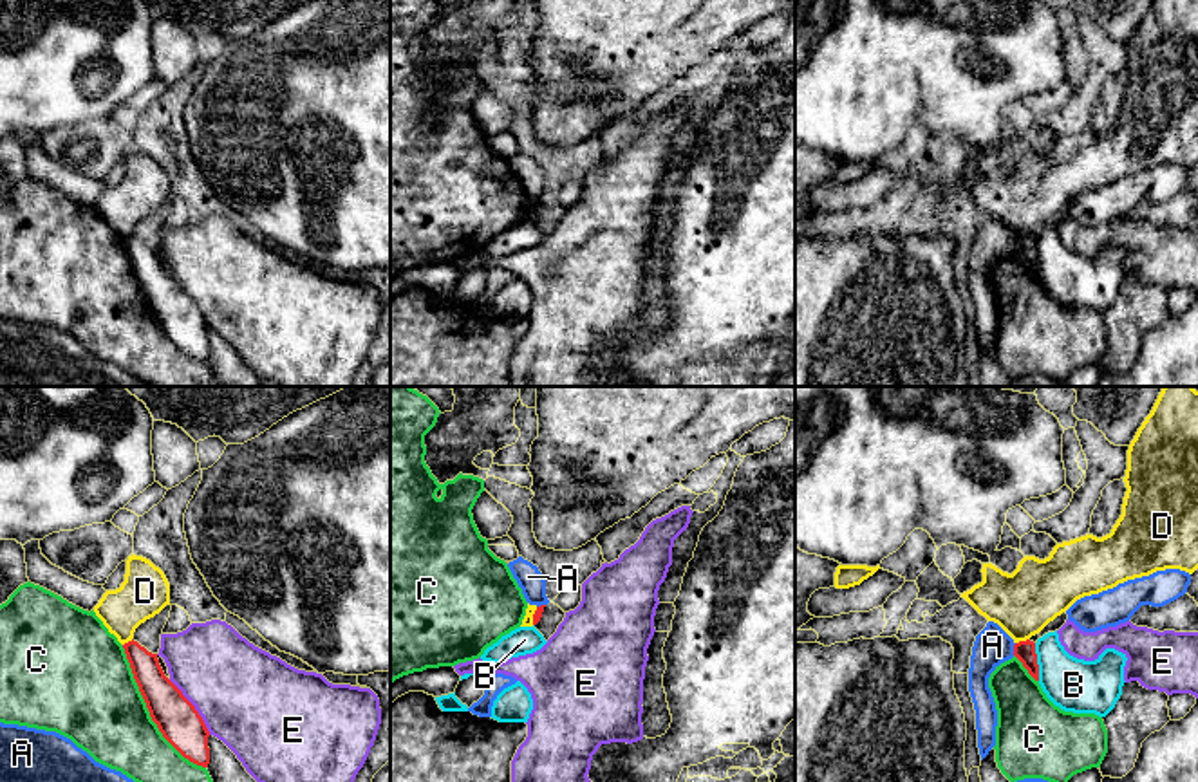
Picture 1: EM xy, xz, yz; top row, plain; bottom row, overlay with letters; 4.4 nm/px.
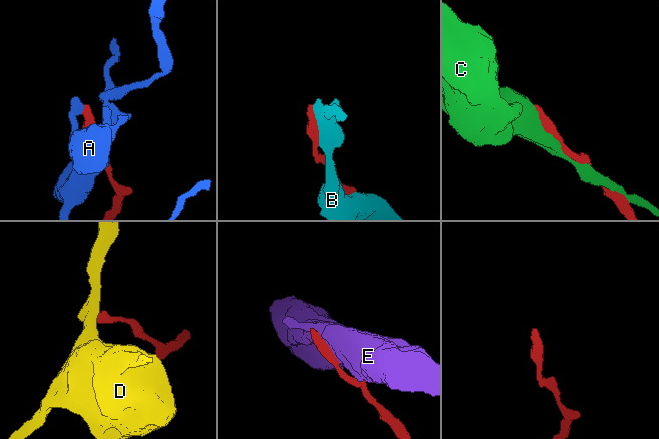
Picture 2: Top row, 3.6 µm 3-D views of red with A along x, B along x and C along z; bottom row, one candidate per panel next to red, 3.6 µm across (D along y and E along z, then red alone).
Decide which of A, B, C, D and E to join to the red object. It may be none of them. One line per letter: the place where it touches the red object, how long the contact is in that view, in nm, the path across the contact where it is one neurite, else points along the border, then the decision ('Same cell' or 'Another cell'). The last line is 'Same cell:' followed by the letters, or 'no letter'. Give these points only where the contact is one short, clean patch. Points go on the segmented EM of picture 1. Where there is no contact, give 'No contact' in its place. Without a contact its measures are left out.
A: Touches red at yz (1014, 649). Shared border 60 nm. Another cell
B: Touches red at yz (1036, 661). Shared border 170 nm. Another cell
C: Touches red at xy (149, 710). Shared border 650 nm. Another cell
D: Touches red at yz (1021, 642). Shared border 70 nm. Boundary: yz (1029, 638), (1016, 643). Another cell
E: Touches red at xy (194, 707). Shared border 320 nm. Another cell
Same cell: no letter

